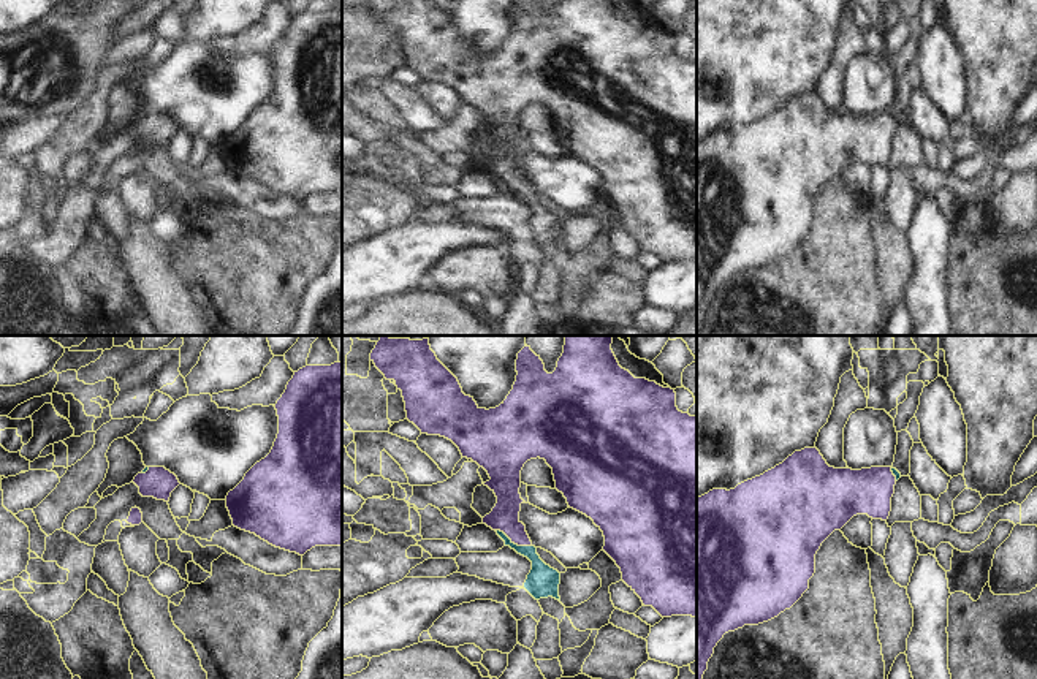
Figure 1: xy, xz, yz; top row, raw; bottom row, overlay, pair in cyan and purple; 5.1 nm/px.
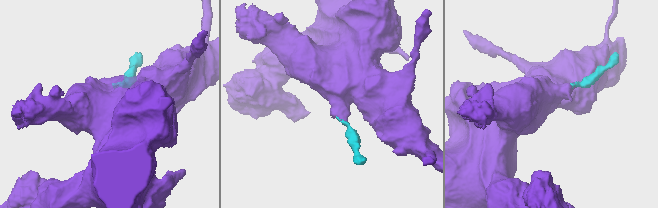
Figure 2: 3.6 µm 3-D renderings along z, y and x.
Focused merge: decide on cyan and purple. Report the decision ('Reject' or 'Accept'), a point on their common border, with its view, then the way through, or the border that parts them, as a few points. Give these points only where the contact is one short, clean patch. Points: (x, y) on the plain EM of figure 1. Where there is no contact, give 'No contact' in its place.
Accept. Touches cyan at xz (513, 189). Path across: xz (543, 227), (535, 204), (513, 189), (505, 160)

